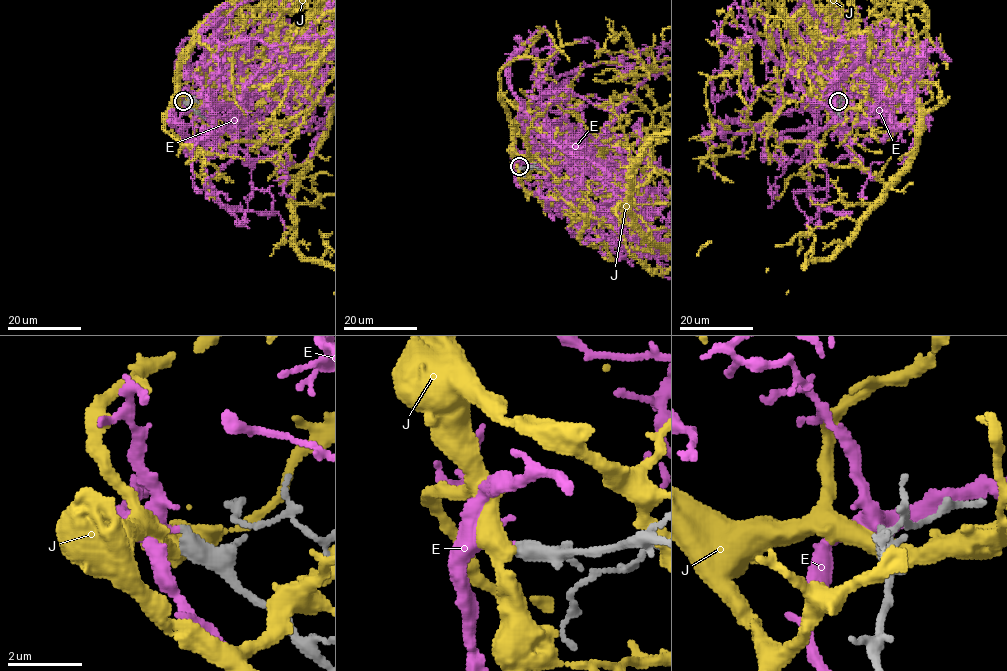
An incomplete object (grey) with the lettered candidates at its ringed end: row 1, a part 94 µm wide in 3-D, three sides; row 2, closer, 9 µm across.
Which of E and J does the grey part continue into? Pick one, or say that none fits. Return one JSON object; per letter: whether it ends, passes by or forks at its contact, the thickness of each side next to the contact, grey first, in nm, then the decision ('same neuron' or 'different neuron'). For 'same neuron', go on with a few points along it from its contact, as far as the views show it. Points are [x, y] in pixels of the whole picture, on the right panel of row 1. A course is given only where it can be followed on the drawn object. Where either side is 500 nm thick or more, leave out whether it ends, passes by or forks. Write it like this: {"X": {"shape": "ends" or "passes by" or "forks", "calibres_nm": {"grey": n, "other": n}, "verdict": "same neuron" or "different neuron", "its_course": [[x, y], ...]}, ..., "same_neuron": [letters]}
{"E": {"shape": "forks", "calibres_nm": {"grey": 440, "other": 220}, "verdict": "same neuron"}, "J": {"calibres_nm": {"grey": 500, "other": 400}, "verdict": "different neuron"}, "same_neuron": ["E"]}

